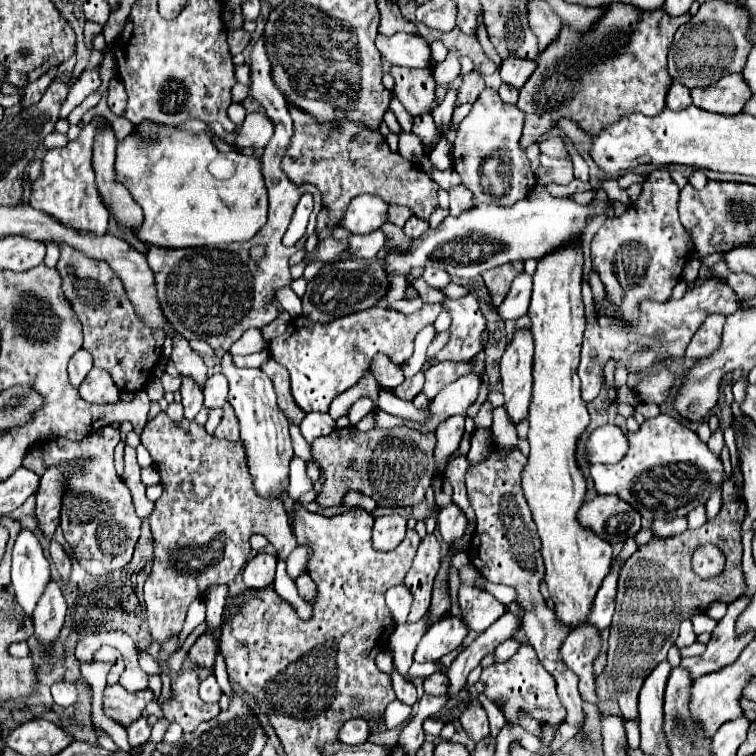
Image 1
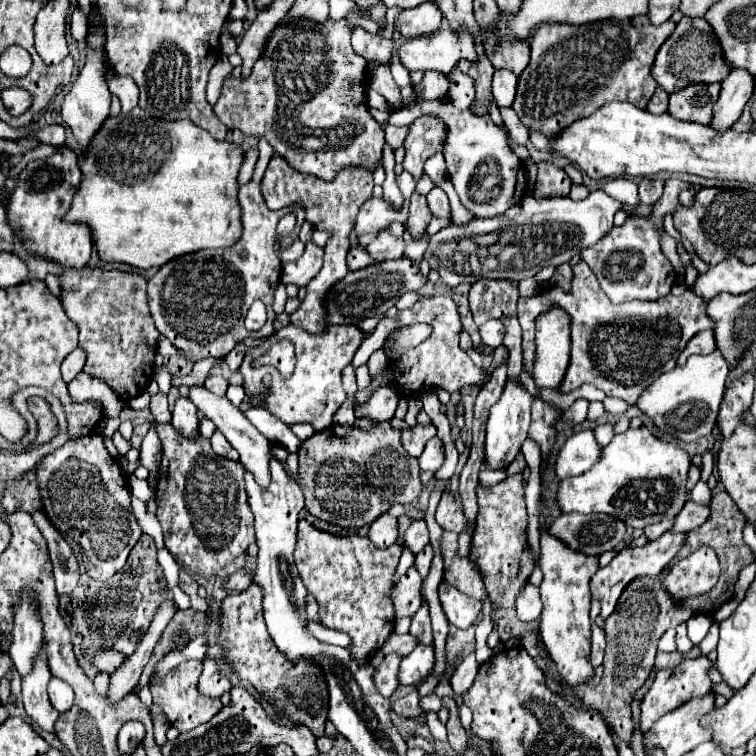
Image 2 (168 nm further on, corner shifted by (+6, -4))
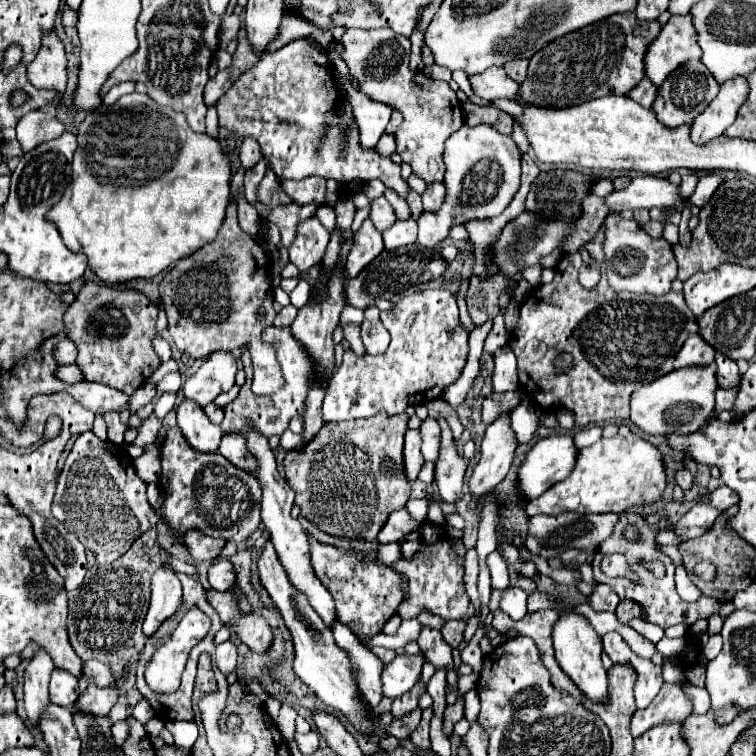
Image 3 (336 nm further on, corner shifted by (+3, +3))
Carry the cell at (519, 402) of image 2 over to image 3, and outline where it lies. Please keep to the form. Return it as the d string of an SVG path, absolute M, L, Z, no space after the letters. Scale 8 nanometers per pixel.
M510 411L500 413L486 429L480 447L480 461L470 479L470 491L478 497L494 489L510 471L518 447L516 433L510 427Z

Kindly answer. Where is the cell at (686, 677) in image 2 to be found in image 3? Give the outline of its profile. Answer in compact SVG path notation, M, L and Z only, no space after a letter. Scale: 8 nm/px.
M664 683L656 699L642 711L636 711L632 717L632 735L640 737L644 731L648 731L652 725L662 723L662 721L684 721L692 713L692 699L686 693L686 685L690 683Z

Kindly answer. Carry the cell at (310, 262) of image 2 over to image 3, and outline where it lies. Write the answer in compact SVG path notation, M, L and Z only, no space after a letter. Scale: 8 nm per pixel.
M316 217L302 221L298 225L298 235L292 247L288 247L290 261L302 271L318 265L324 259L328 241L330 241L330 233Z

